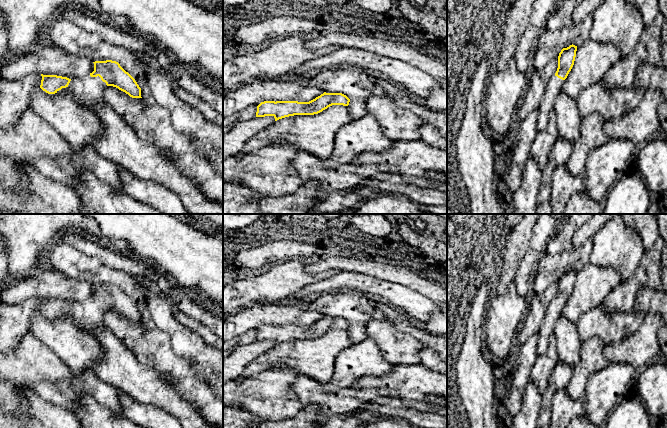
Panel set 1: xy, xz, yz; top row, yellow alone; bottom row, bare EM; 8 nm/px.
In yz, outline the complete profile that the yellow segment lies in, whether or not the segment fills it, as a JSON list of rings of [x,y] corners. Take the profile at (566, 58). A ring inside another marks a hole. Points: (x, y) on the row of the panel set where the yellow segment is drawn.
[[[572,44],[567,48],[563,48],[559,53],[557,71],[549,80],[538,109],[538,131],[544,130],[548,124],[548,116],[553,110],[553,102],[556,100],[557,95],[561,92],[564,80],[567,78],[574,65],[576,51],[577,46]]]

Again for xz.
[[[326,93],[309,102],[264,101],[257,106],[256,117],[273,116],[275,121],[294,115],[314,115],[332,105],[348,106],[350,99],[342,93]]]

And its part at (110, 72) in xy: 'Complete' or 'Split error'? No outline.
Split error

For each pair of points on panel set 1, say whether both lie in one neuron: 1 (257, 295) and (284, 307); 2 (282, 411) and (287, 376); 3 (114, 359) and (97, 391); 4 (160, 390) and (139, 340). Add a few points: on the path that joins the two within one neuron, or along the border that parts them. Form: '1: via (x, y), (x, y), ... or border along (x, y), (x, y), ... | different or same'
1: border along (285, 299), (279, 302), (255, 304), (251, 307) | different
2: via (282, 402), (282, 385) | same
3: border along (92, 370), (102, 380), (111, 384), (116, 389) | different
4: border along (134, 355), (169, 386) | different

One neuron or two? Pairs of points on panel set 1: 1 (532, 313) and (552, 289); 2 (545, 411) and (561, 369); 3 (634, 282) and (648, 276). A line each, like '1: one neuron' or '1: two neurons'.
1: one neuron
2: one neuron
3: one neuron

